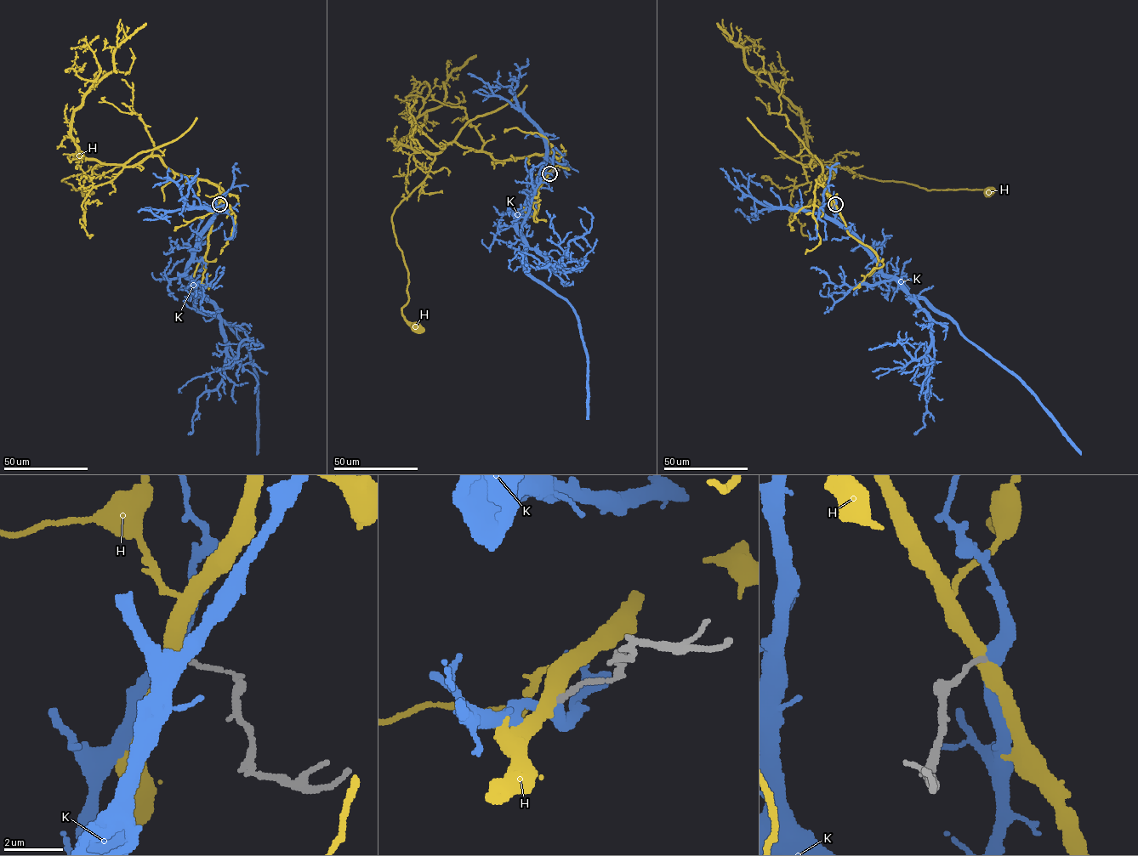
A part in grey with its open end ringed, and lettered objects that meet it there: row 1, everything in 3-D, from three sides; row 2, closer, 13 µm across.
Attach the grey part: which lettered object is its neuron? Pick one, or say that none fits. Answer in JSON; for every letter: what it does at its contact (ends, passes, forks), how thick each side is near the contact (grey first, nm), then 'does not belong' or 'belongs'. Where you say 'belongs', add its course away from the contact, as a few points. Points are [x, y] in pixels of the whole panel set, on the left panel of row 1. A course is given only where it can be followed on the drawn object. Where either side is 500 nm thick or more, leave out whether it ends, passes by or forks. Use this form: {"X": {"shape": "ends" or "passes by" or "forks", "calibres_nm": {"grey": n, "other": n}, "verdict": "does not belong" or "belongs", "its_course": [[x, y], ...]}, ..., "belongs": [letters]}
{"H": {"shape": "passes by", "calibres_nm": {"grey": 180, "other": 440}, "verdict": "does not belong"}, "K": {"shape": "passes by", "calibres_nm": {"grey": 180, "other": 400}, "verdict": "belongs", "its_course": [[219, 204], [201, 236], [186, 274], [196, 295], [196, 308], [219, 316], [247, 349], [257, 378], [256, 455]]}, "belongs": ["K"]}

